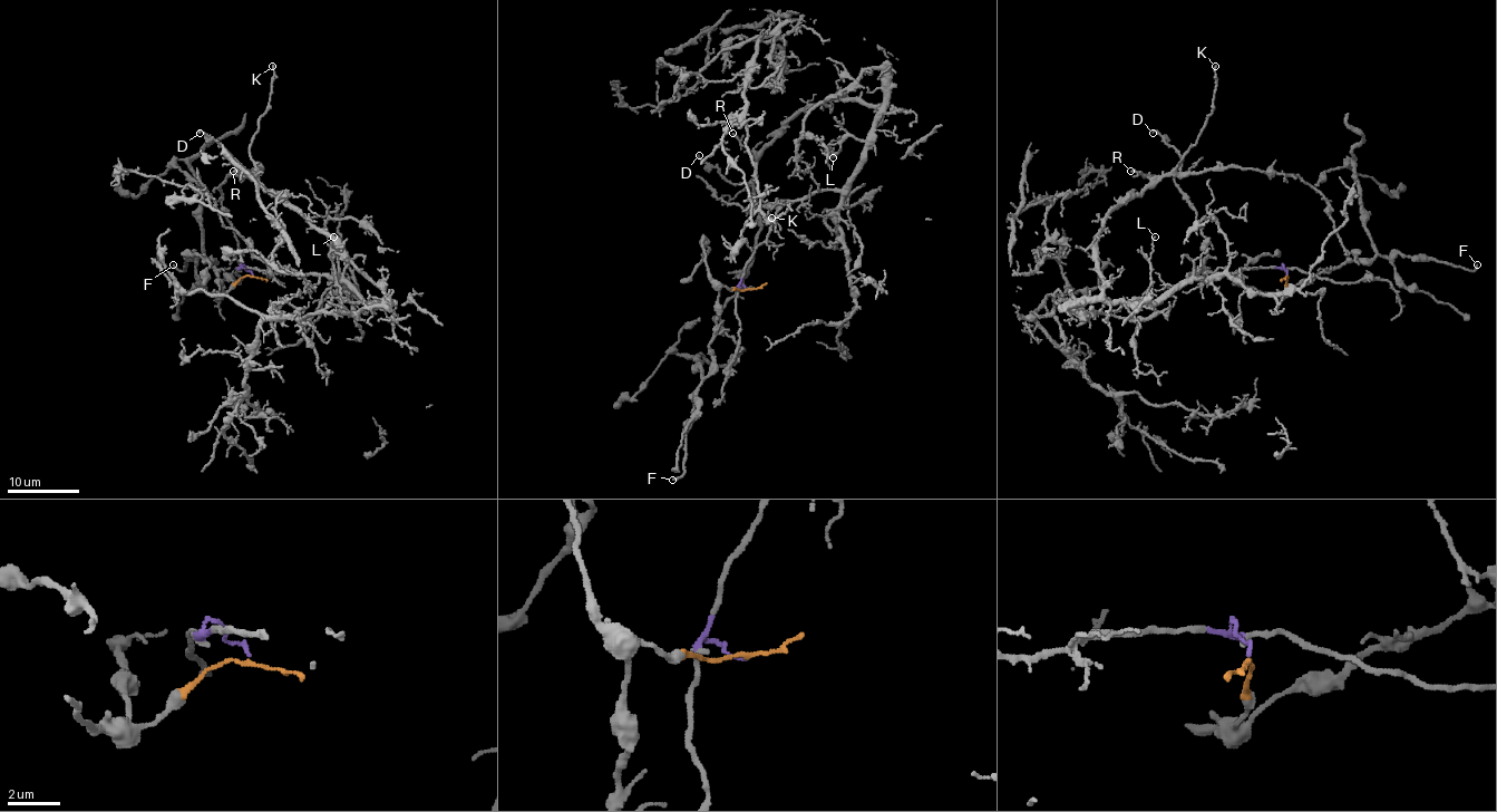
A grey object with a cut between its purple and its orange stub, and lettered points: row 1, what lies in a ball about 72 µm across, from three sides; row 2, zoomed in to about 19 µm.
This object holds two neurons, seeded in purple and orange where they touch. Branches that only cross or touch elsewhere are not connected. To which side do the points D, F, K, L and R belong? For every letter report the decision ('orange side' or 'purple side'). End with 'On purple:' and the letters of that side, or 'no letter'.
D: purple side
F: orange side
K: purple side
L: purple side
R: purple side
On purple: D, K, L, R

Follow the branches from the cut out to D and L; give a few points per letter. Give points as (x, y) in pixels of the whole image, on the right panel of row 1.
D: (1286, 274), (1282, 266), (1201, 268), (1146, 303), (1105, 298), (1101, 223), (1179, 171), (1182, 156), (1153, 133)
L: (1286, 274), (1282, 266), (1227, 274), (1201, 268), (1156, 300), (1133, 301), (1150, 282), (1155, 237)

